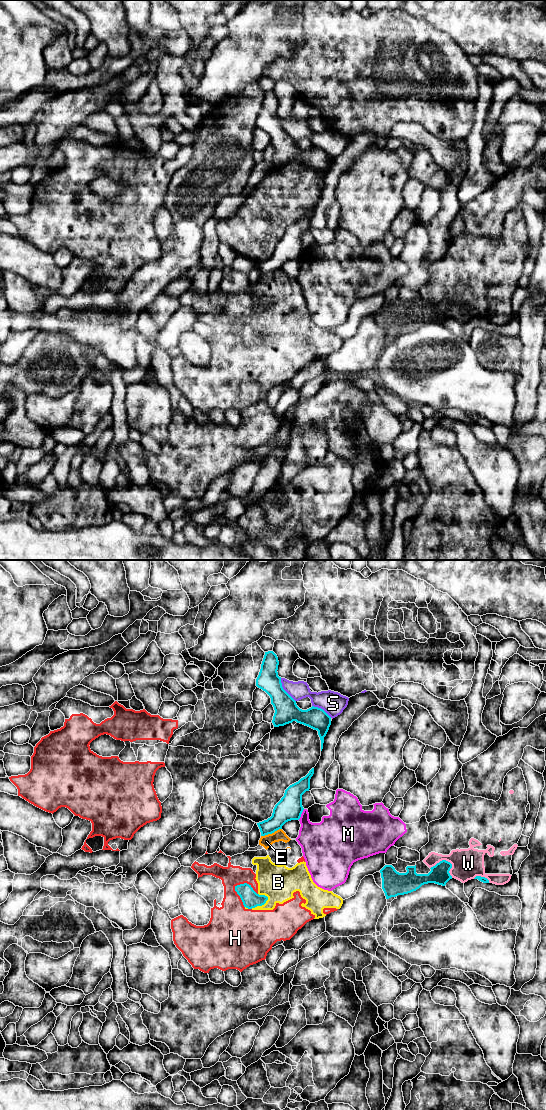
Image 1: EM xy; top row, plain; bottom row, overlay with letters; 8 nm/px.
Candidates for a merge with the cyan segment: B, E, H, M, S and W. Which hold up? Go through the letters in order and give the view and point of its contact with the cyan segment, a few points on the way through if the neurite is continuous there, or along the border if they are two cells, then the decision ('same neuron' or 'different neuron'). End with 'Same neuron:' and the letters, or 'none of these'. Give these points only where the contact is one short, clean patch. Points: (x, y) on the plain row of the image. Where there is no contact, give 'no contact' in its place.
B: xy (260, 345) | different neuron
E: xy (271, 273) | along xy (281, 268), (261, 276) | different neuron
H: xy (236, 331) | different neuron
M: xy (301, 253) | different neuron
S: xy (284, 130) | different neuron
W: xy (447, 301) | different neuron
Same neuron: none of these

